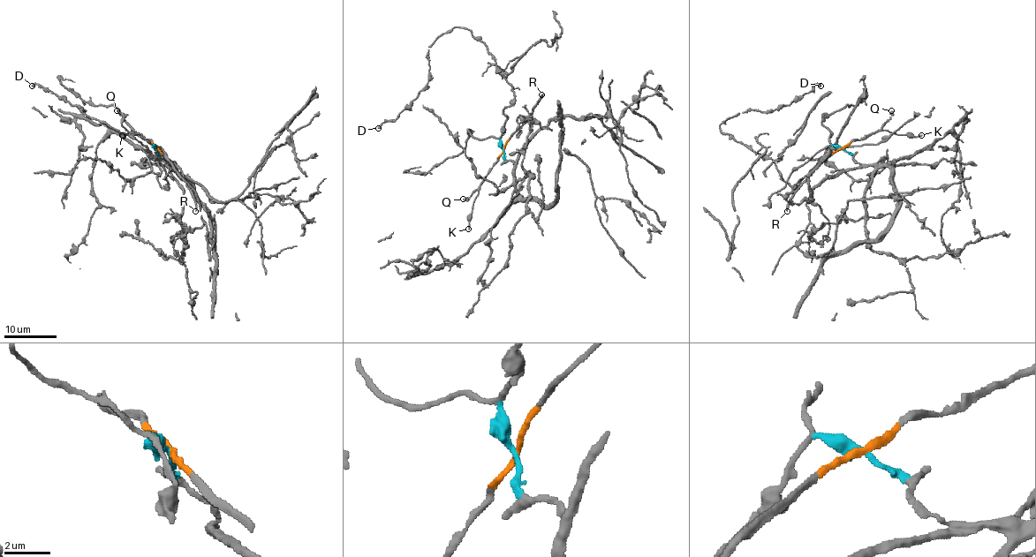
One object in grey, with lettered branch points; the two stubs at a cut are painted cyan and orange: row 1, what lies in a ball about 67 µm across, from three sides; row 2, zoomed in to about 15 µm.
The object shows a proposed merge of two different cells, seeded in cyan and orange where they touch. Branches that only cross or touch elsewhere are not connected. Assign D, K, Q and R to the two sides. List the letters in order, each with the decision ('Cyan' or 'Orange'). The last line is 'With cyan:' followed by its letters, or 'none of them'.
D: Cyan
K: Orange
Q: Orange
R: Orange
With cyan: D

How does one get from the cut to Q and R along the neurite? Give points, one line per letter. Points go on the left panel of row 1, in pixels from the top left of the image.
Q: (158, 148), (151, 140), (143, 139), (117, 110)
R: (158, 148), (183, 172), (196, 210)

